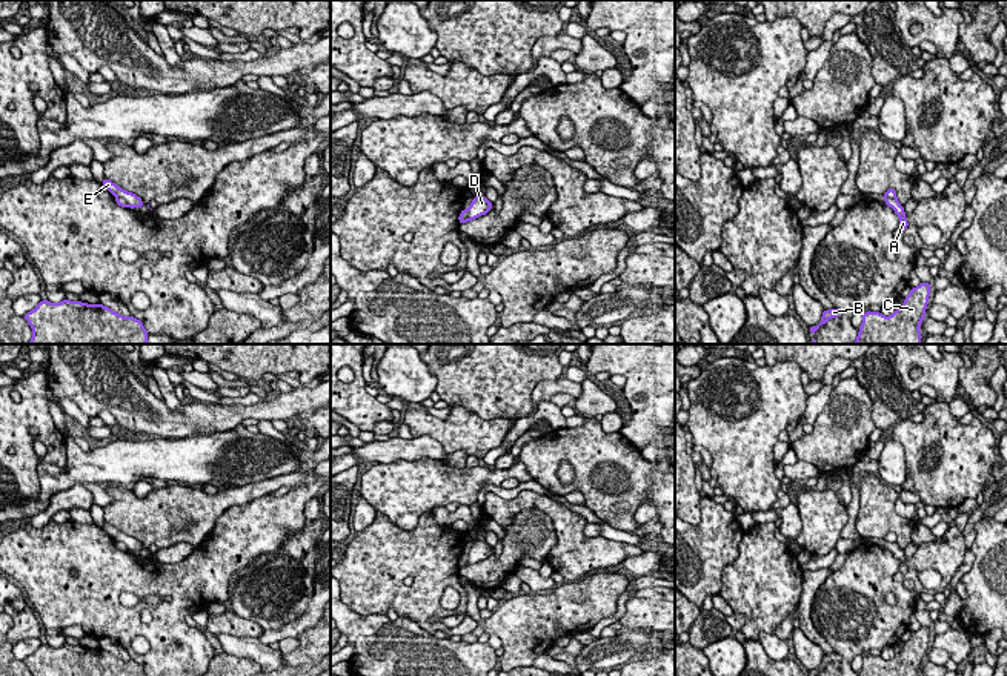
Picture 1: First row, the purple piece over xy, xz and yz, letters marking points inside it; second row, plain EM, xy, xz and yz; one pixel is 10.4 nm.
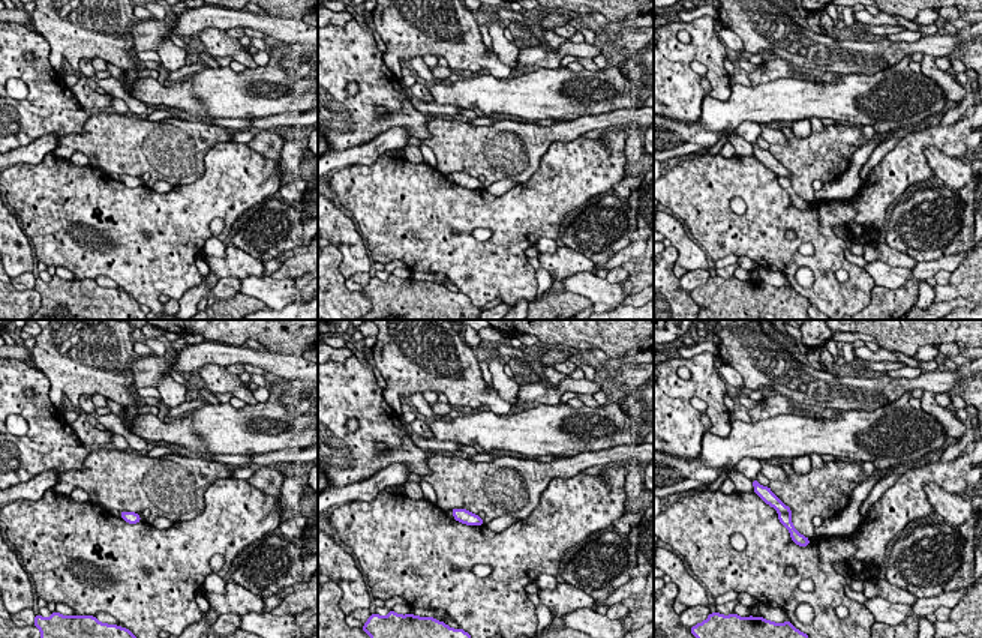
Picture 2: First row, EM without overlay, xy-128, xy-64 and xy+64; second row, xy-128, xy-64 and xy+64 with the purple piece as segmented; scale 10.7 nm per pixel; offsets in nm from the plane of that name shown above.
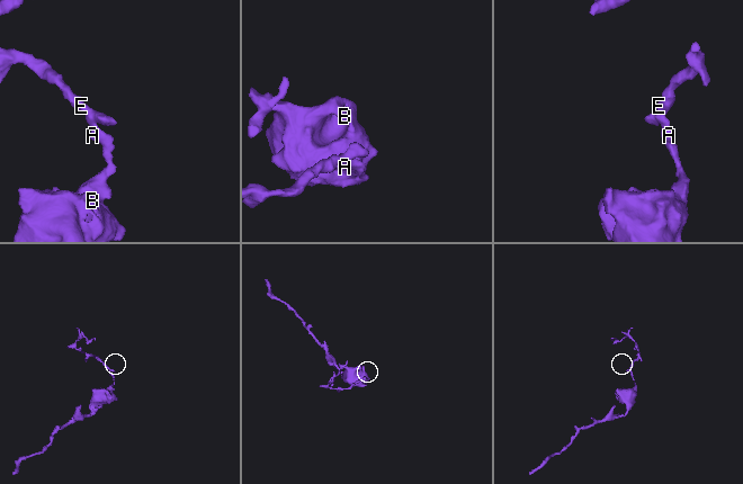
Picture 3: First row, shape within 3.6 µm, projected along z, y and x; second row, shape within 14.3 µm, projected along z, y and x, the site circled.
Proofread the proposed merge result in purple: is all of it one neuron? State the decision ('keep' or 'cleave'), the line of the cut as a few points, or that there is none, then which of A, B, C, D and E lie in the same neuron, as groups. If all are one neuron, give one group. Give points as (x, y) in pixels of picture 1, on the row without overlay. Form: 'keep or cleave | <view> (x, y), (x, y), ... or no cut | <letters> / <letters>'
cleave | xy (116, 541), (120, 541), (129, 550) | A B C / D E

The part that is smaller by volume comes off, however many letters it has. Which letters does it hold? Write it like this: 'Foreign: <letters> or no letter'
Foreign: D, E

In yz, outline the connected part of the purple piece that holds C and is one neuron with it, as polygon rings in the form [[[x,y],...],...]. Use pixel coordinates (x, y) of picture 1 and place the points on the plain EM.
[[[919,627],[890,661],[884,661],[881,656],[864,656],[859,676],[919,676],[929,648],[930,631],[929,627]]]

